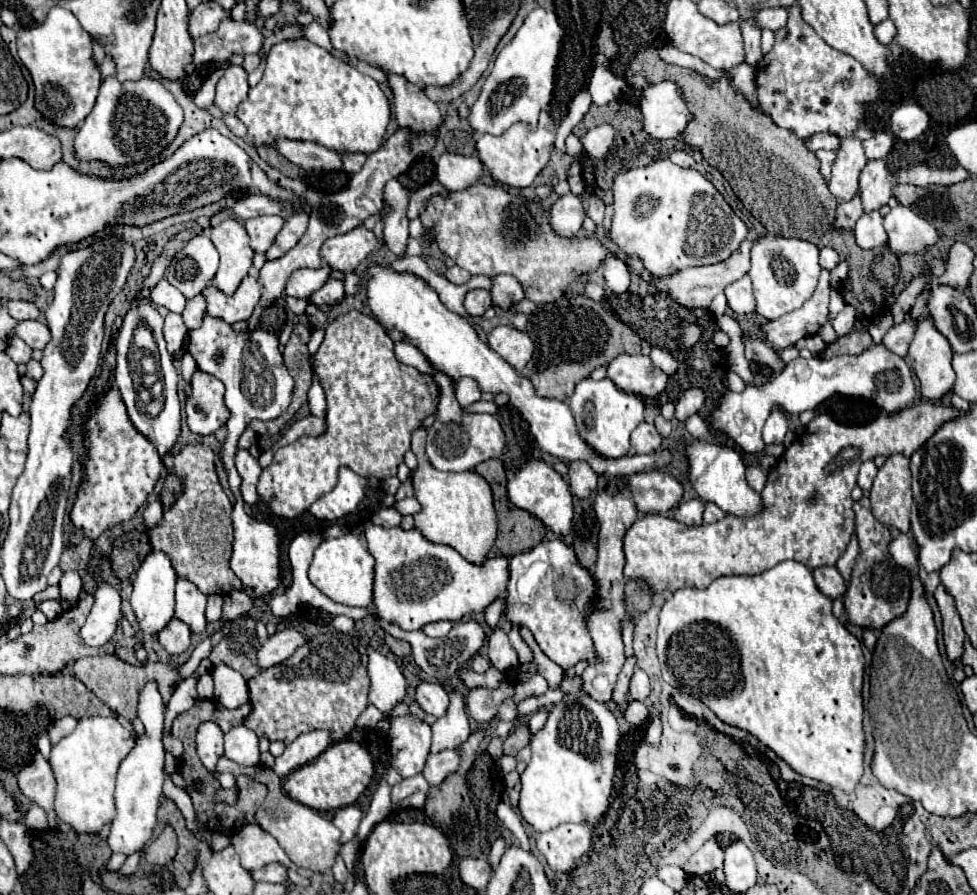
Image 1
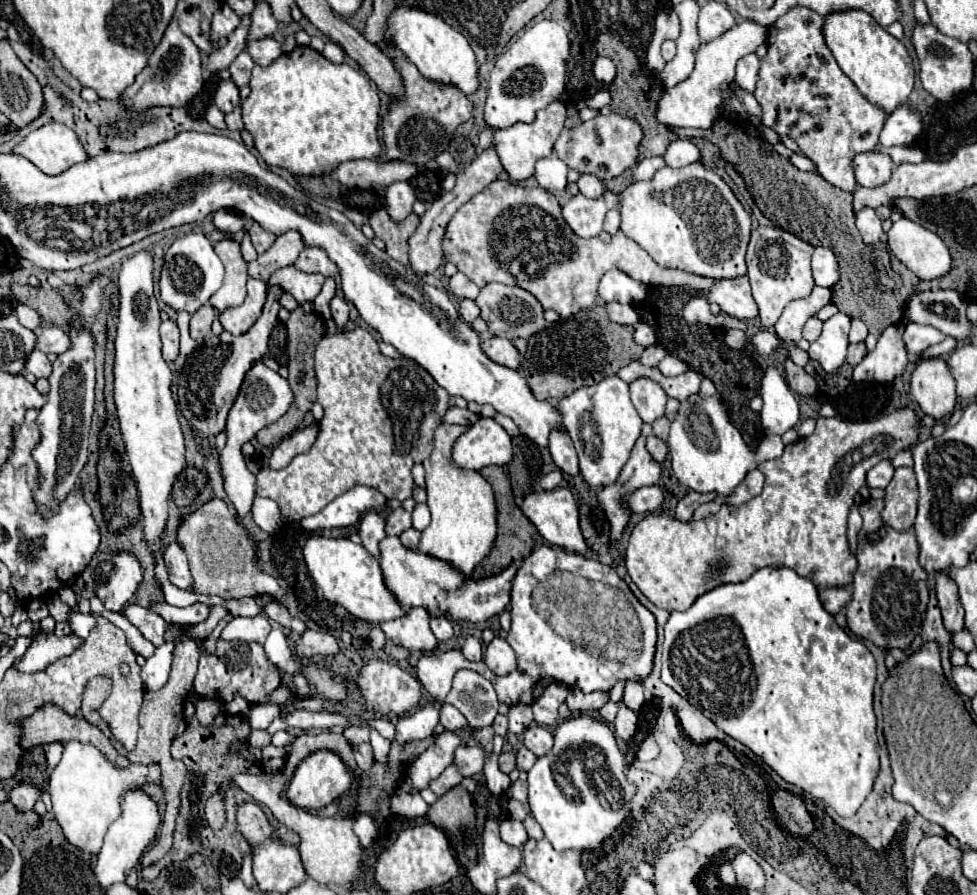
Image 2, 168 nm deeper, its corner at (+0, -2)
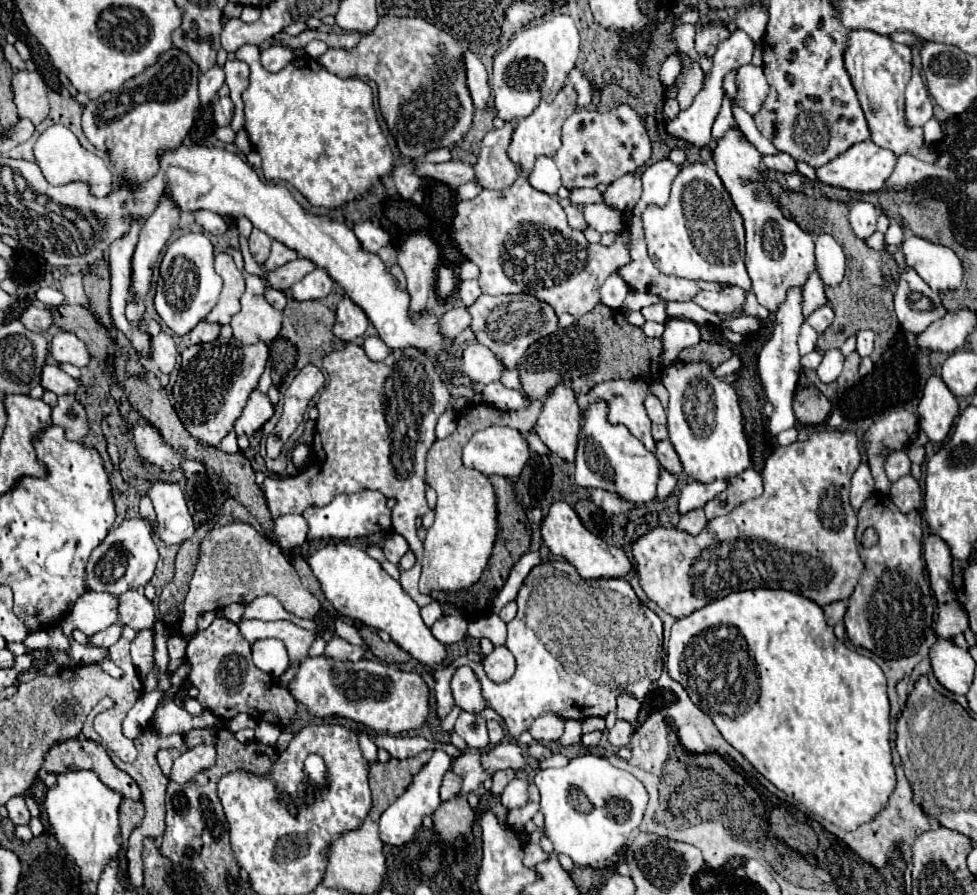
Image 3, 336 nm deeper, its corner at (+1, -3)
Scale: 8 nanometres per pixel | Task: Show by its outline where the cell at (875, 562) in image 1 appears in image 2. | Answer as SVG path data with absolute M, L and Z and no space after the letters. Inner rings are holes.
M865 500L859 506L863 516L863 528L859 532L857 546L857 572L853 578L853 600L847 604L847 624L849 630L877 648L899 648L905 650L917 636L919 620L929 602L929 582L925 570L917 562L919 546L915 542L913 528L907 534L899 534L891 530L877 542L869 542L867 536L881 528L881 512L883 500Z

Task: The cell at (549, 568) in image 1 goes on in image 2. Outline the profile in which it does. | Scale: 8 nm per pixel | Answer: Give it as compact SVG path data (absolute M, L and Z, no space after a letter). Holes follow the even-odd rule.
M539 546L531 552L517 570L517 576L511 586L511 630L507 640L511 642L511 648L517 656L517 668L509 672L507 676L493 674L487 666L481 662L473 664L469 662L459 650L449 650L441 654L425 654L421 656L417 664L417 676L421 684L427 688L427 692L437 700L435 706L419 708L415 712L407 712L399 716L395 724L395 742L401 746L407 746L417 740L427 740L433 736L433 728L439 722L439 702L449 694L451 682L455 676L455 670L469 668L485 676L497 690L499 702L505 702L507 706L513 704L533 704L539 694L551 684L551 682L565 682L567 686L581 688L583 692L595 692L595 690L611 690L617 680L643 680L651 668L653 668L653 654L655 654L655 616L639 604L639 600L633 596L629 586L617 576L613 566L605 566L595 558L579 556L573 552L565 552L559 546Z

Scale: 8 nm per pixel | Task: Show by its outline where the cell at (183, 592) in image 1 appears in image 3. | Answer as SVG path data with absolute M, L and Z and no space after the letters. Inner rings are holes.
M148 481L148 497L152 499L156 519L158 519L158 537L172 545L182 543L194 535L194 521L188 513L184 487L182 483L168 483L168 481Z

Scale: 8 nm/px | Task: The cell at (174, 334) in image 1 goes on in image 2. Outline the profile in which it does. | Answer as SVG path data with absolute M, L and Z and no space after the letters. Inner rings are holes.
M165 320L161 324L161 342L163 342L163 358L173 362L179 356L179 326L175 320Z

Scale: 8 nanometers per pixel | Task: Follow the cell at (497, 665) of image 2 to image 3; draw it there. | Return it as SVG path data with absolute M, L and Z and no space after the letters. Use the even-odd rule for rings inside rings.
M496 647L488 657L482 659L482 665L488 679L492 679L494 683L502 683L514 675L516 661L508 647Z

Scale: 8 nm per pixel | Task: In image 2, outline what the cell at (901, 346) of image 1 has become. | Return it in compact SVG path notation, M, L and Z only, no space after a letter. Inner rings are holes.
M907 324L905 326L905 334L903 334L903 342L909 354L913 356L921 356L921 352L925 352L929 346L941 342L945 336L939 334L939 330L935 330L933 326L921 326L921 324Z

